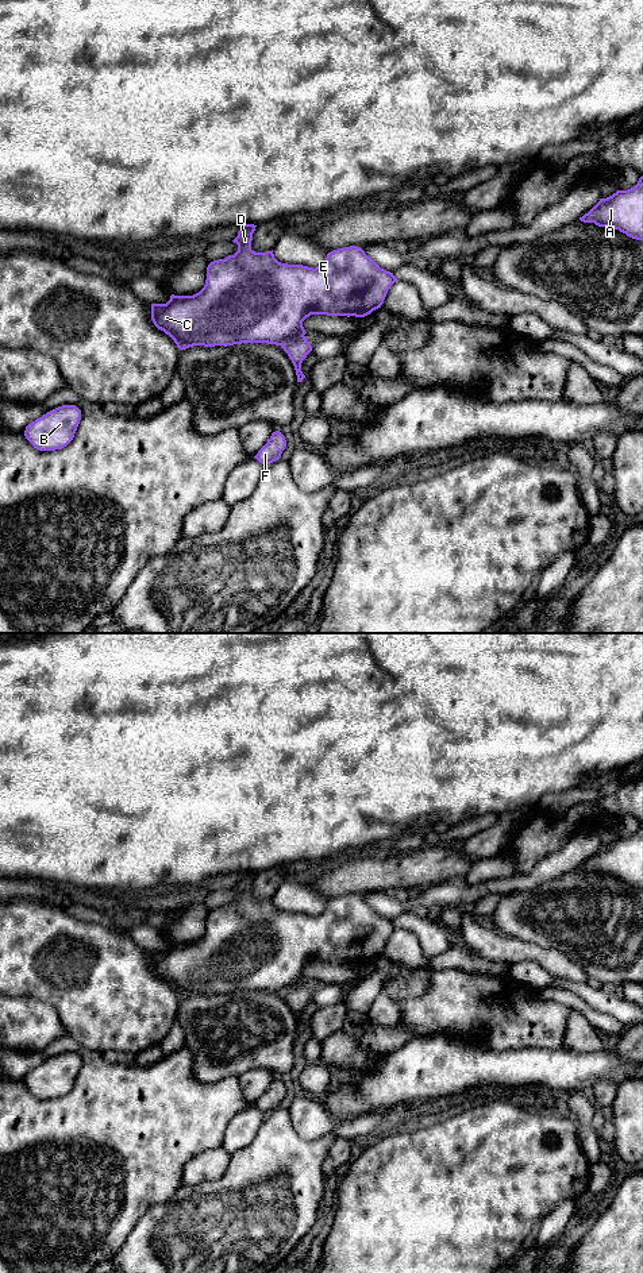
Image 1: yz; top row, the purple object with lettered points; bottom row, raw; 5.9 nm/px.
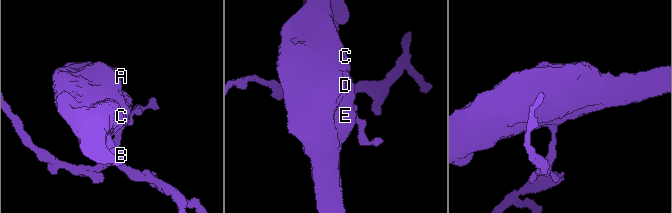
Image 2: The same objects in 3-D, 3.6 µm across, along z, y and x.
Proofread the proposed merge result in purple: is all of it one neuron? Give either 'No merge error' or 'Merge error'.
Merge error

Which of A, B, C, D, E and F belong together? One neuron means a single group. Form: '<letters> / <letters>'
A B C D E / F

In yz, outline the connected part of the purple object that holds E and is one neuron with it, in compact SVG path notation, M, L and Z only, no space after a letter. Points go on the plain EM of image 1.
M242 872L232 888L238 899L224 907L213 909L207 915L204 936L193 944L170 944L166 952L151 952L154 973L169 983L180 998L193 994L215 995L242 991L267 991L282 994L285 990L305 983L303 969L311 963L365 965L381 956L390 934L397 929L393 921L381 917L361 895L350 894L327 902L317 915L281 911L273 898L255 900L251 898L254 872Z

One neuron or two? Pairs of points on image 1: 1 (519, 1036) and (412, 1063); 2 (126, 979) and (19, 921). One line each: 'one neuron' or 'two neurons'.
1: two neurons
2: one neuron

